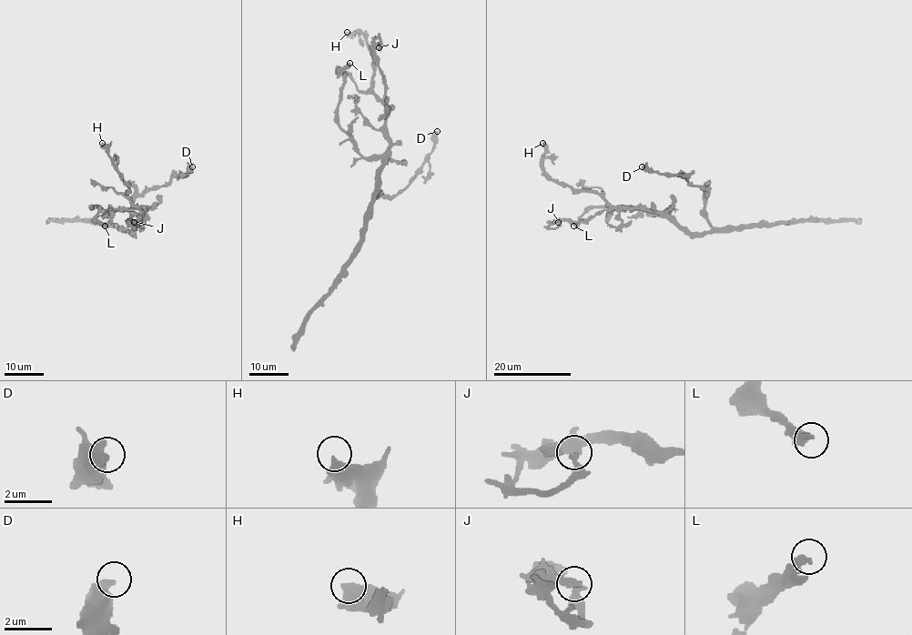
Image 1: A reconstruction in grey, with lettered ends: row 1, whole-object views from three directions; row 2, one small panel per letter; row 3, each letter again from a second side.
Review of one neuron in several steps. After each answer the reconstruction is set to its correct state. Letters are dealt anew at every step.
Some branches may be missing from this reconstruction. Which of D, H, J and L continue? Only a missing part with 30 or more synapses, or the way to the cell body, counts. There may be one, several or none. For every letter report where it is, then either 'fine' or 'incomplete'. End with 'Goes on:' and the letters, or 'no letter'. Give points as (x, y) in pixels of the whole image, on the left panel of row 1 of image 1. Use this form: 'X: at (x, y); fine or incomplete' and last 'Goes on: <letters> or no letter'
D: at (192, 166); fine
H: at (102, 143); fine
J: at (134, 222); fine
L: at (105, 226); fine
Goes on: no letter

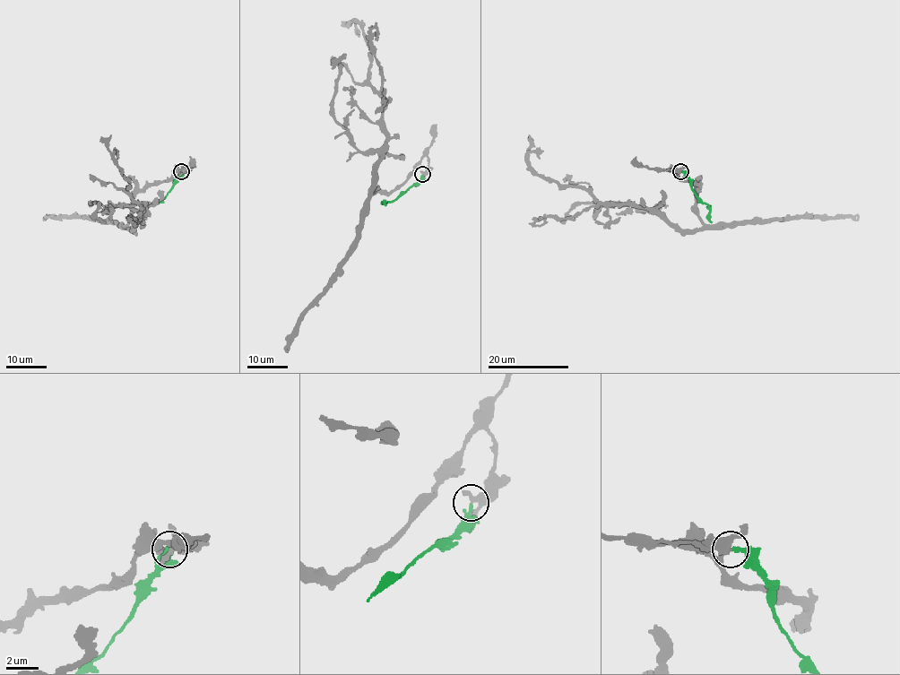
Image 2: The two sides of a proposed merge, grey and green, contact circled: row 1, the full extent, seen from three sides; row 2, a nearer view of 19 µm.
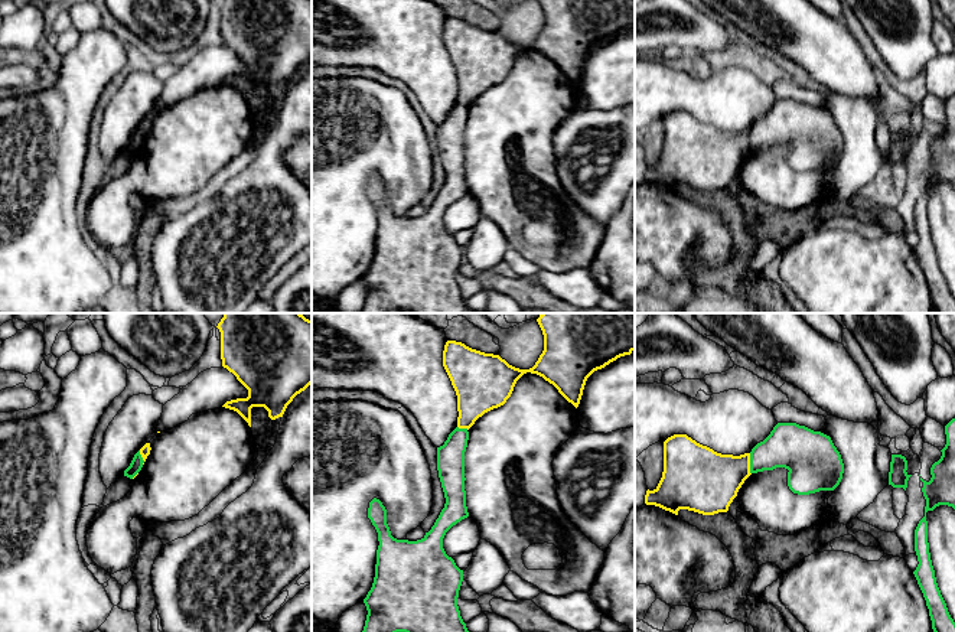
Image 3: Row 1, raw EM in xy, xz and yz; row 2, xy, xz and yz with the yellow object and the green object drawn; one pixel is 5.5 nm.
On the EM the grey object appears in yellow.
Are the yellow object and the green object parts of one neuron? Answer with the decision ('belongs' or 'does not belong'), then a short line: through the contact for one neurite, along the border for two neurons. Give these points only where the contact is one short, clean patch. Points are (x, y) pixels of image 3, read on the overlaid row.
does not belong | yz (749, 453), (750, 474)

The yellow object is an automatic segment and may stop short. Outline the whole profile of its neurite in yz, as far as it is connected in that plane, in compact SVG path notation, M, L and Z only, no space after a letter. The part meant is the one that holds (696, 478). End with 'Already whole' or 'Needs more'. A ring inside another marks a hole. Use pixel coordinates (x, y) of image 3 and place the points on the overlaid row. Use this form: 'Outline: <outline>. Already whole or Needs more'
Outline: M674 434L664 442L662 478L653 491L646 491L645 504L675 515L679 509L727 512L750 475L750 453L721 455L687 434Z. Already whole

